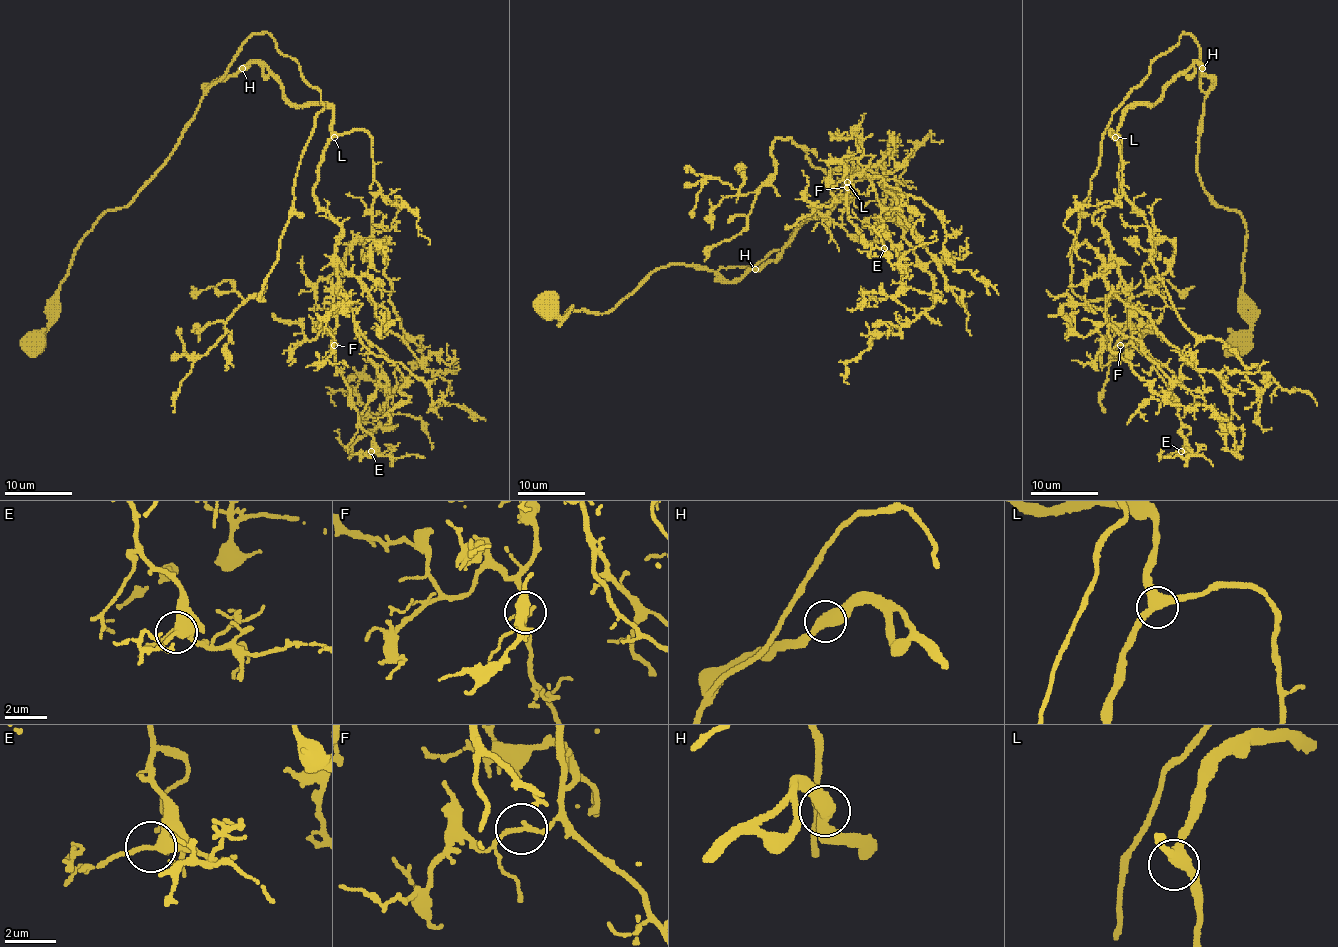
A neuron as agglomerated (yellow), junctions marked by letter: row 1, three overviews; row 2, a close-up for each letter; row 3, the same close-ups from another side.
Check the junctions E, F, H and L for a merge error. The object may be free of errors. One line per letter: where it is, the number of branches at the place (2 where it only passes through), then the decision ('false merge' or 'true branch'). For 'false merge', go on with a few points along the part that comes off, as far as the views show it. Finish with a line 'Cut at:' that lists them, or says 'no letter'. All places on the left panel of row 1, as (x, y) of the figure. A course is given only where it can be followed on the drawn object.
E: (371, 451) | 2 | true branch
F: (334, 345) | 2 | true branch
H: (242, 68) | 2 | true branch
L: (334, 137) | 3 | true branch
Cut at: no letter

